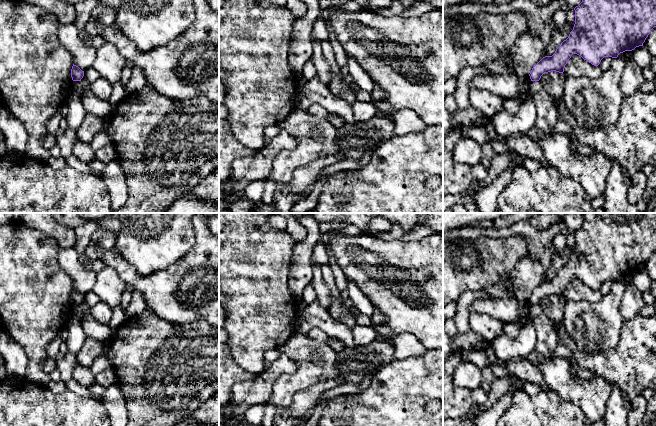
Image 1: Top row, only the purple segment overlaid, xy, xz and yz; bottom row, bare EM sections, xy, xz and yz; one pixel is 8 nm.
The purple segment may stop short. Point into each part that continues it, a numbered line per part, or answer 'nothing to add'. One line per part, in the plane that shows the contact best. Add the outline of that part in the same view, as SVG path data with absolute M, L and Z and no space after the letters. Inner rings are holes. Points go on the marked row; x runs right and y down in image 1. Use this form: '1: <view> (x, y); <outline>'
nothing to add

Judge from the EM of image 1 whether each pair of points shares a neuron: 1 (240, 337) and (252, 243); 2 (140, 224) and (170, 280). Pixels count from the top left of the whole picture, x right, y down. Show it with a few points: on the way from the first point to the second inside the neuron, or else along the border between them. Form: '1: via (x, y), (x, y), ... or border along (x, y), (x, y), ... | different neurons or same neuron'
1: via (252, 314), (252, 266) | same neuron
2: border along (184, 254), (172, 264), (142, 276) | different neurons

